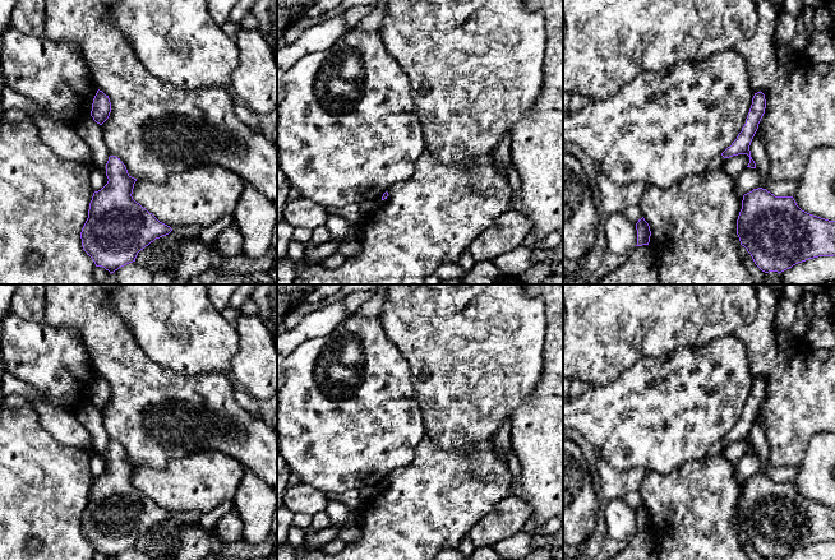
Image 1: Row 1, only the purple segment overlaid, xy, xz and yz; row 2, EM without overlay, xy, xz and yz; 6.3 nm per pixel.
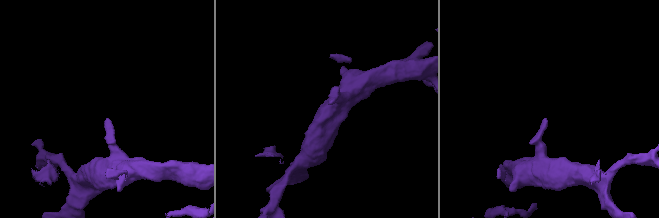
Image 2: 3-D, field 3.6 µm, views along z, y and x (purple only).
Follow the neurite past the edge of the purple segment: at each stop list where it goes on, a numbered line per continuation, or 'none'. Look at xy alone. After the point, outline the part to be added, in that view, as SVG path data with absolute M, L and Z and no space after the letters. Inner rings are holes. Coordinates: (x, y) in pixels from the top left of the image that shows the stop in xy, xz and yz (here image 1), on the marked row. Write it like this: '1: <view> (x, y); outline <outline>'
none

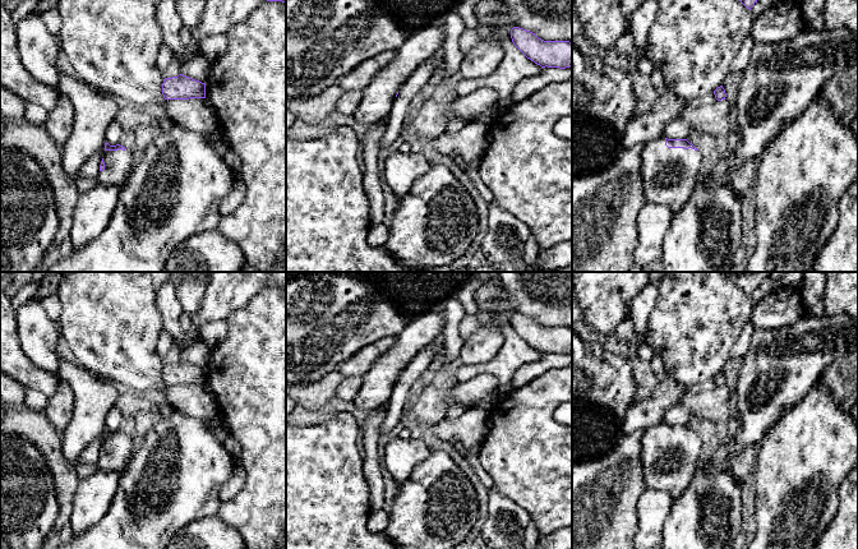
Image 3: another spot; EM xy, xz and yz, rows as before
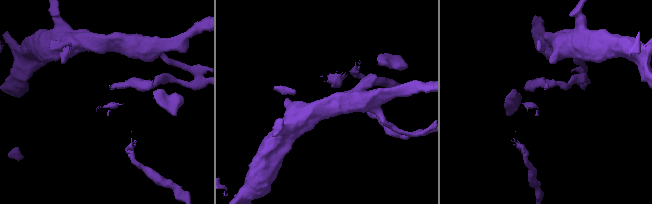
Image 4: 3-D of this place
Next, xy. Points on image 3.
1: xy (118, 164); outline M128 149L105 151L103 162L105 170L98 171L96 176L98 184L117 185L121 189L134 169L132 152Z

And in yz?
1: yz (669, 175); outline M659 137L642 144L641 179L646 202L679 211L700 181L701 153L692 148L668 148Z

